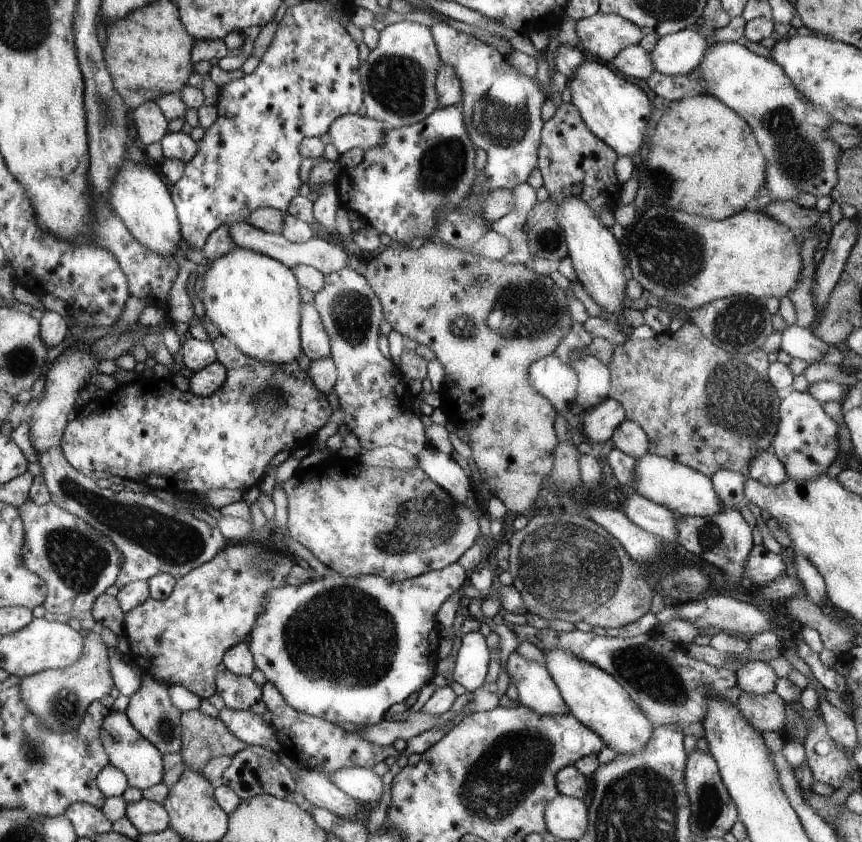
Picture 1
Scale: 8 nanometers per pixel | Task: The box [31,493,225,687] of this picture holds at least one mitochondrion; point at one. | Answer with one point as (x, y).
(78, 560)

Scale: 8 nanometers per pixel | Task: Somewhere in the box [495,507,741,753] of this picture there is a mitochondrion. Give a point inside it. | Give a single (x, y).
(577, 571)

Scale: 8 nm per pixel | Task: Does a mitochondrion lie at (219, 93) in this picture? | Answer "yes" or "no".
no

